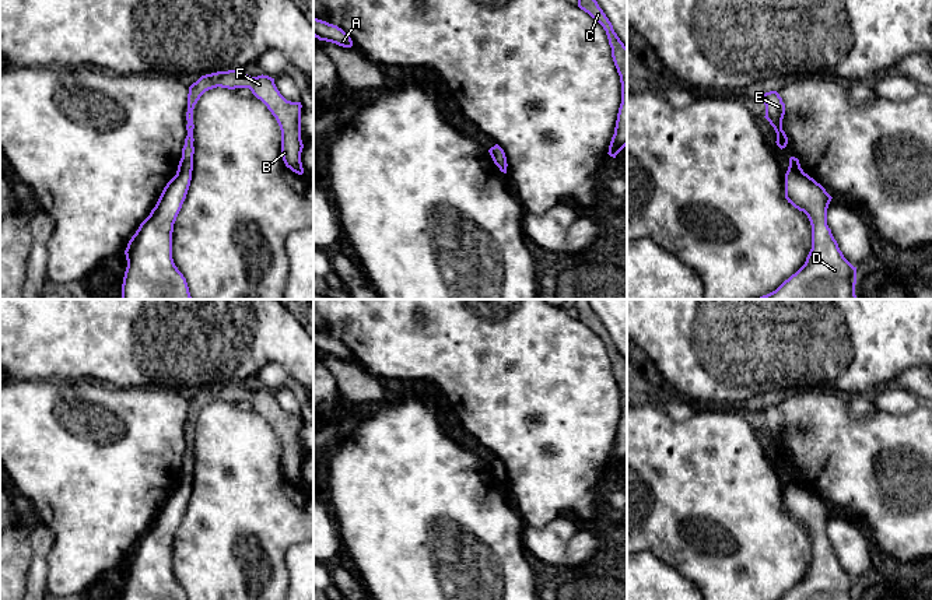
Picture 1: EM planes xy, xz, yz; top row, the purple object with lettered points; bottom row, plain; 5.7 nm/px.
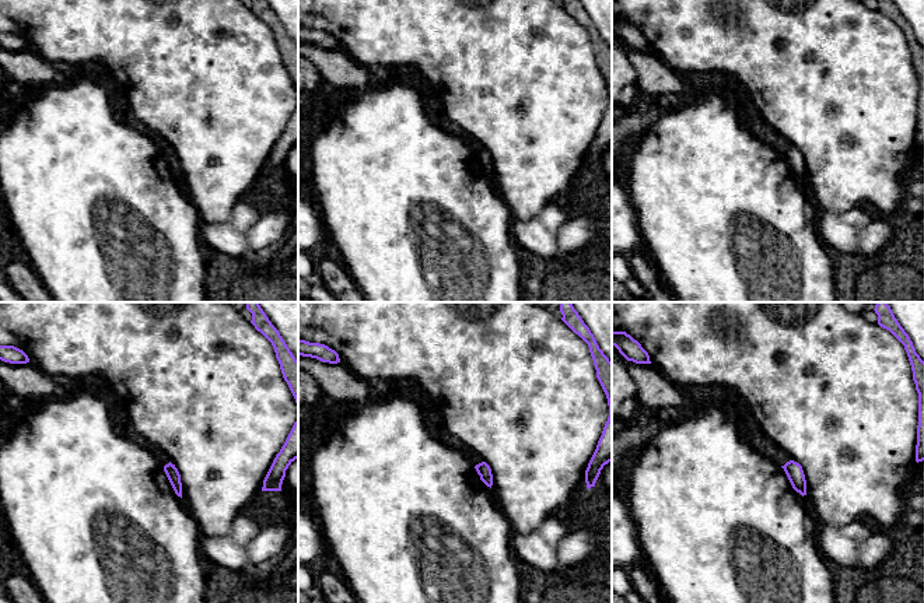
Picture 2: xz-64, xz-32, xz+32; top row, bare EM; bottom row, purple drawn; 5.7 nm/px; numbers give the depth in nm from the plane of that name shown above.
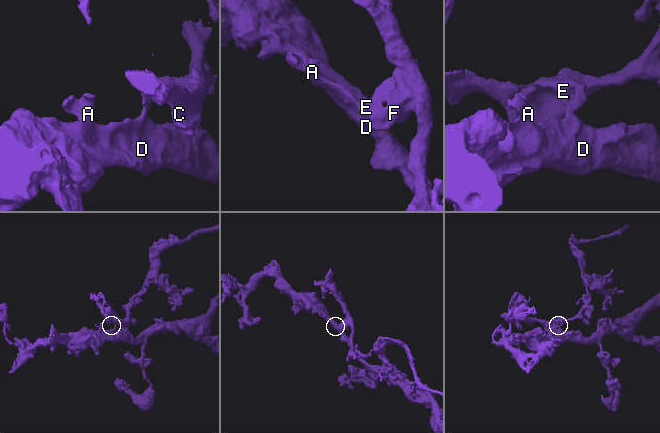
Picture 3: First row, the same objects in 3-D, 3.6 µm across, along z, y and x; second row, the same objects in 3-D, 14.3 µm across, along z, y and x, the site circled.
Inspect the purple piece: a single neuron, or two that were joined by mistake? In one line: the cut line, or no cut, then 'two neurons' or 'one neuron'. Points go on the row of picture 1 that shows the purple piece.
cut in xz along (496, 148), (503, 154), (505, 168); two neurons

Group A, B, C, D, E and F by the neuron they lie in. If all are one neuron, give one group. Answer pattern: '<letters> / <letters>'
A D / B C E F

